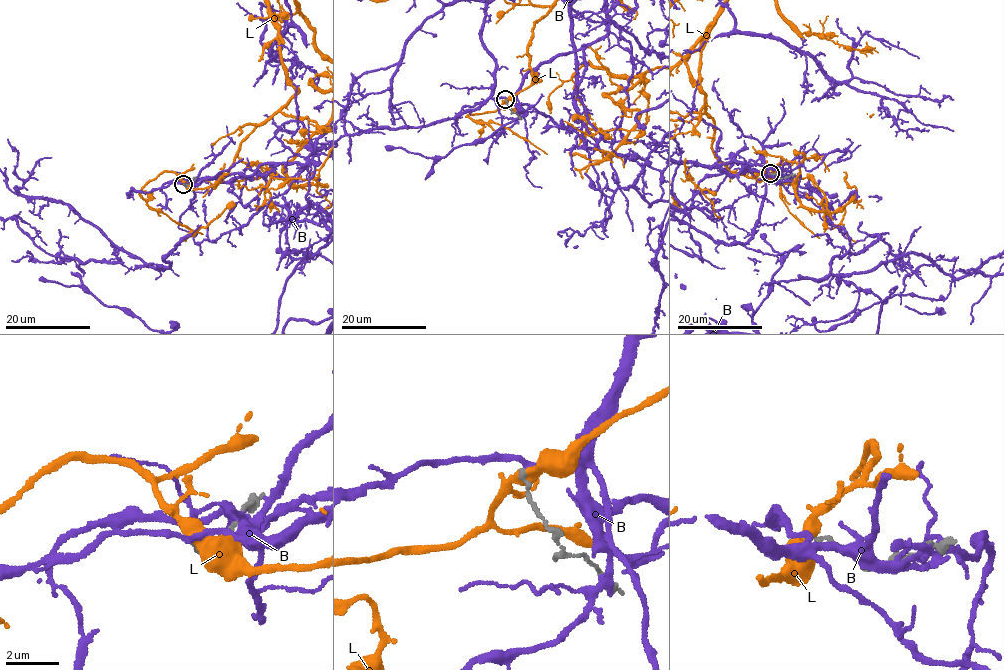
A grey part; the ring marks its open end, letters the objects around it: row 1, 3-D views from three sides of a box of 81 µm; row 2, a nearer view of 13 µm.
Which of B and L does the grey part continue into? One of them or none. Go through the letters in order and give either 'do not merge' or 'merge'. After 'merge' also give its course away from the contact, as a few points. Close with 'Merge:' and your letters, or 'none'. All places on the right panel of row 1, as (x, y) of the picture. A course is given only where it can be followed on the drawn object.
B: do not merge
L: do not merge
Merge: none

